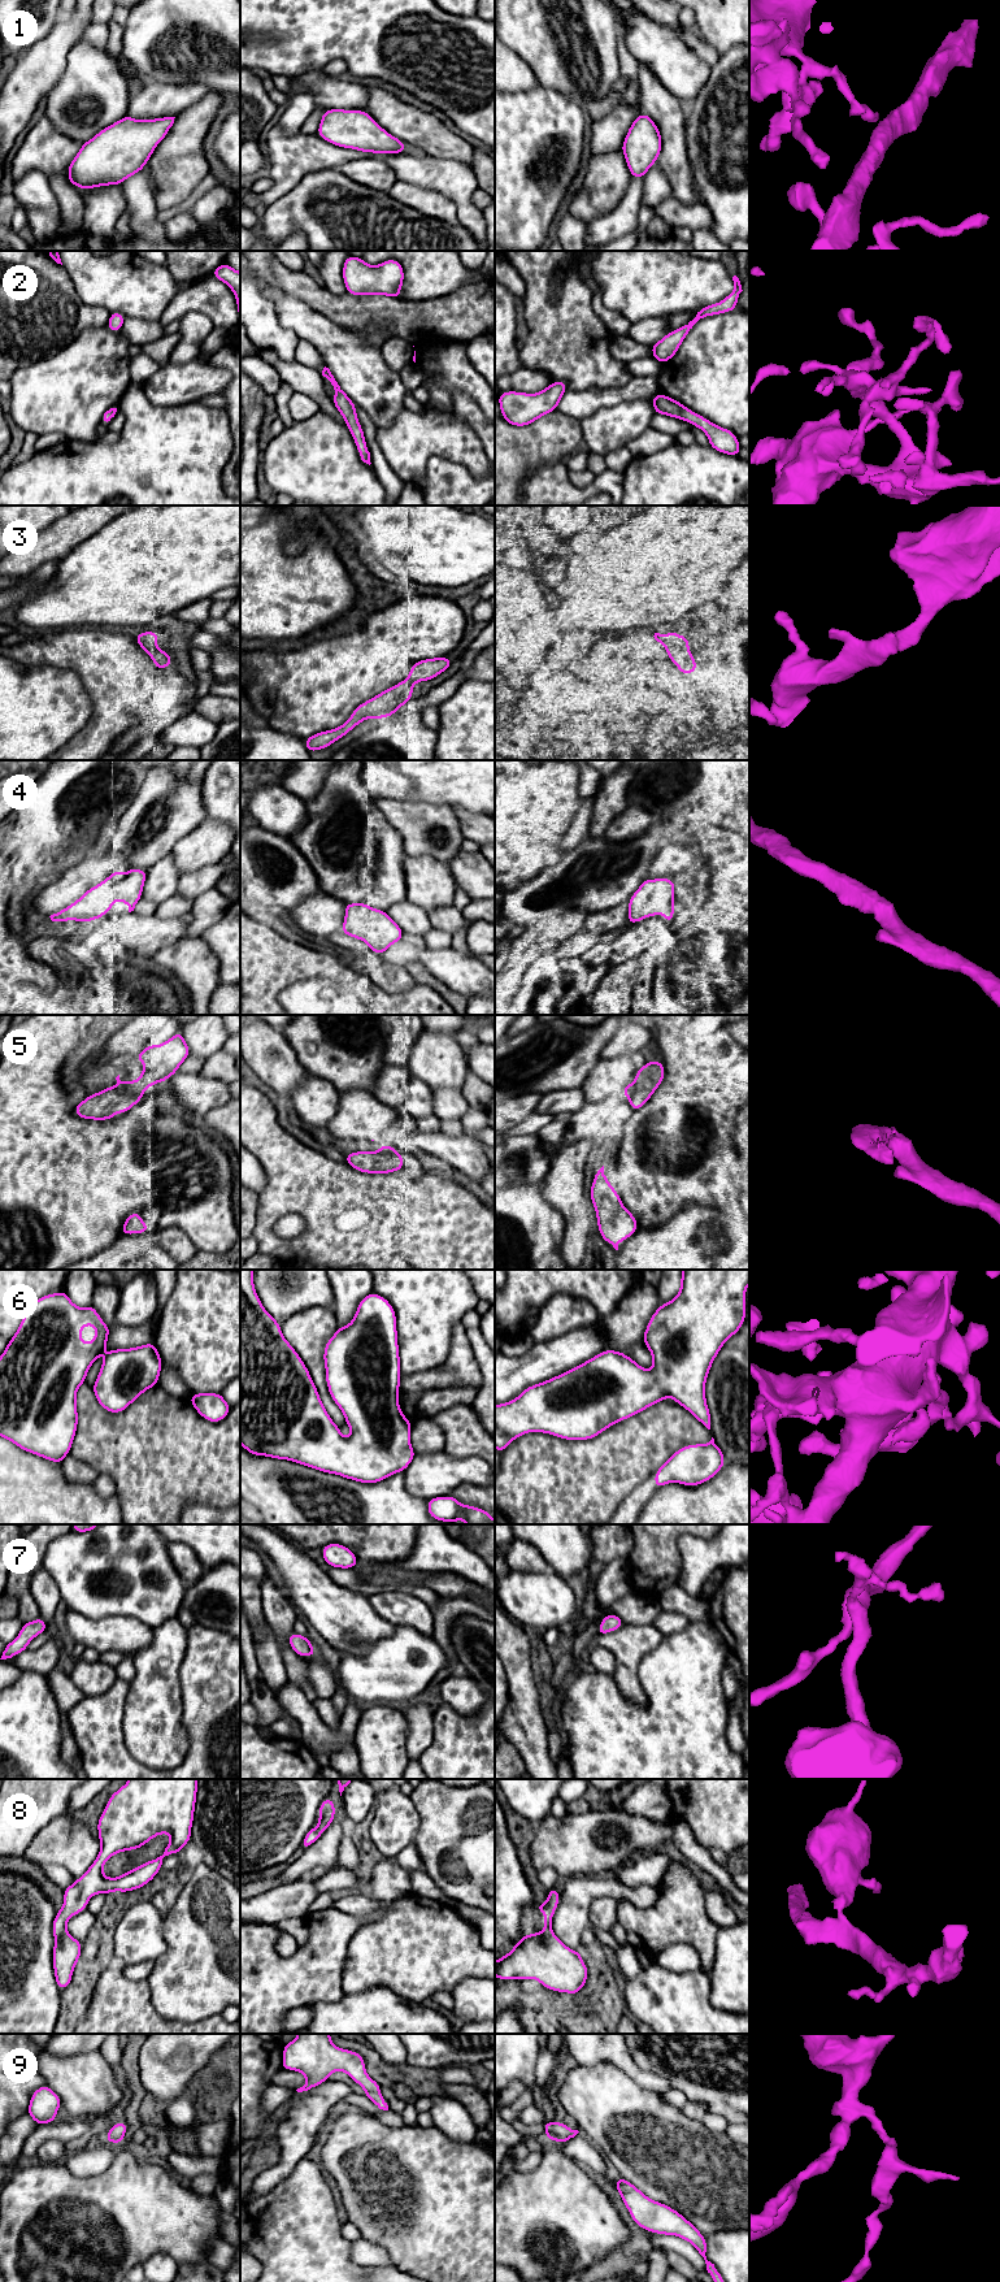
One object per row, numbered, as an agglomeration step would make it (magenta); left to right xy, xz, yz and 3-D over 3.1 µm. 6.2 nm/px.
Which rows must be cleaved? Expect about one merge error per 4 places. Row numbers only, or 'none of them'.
5

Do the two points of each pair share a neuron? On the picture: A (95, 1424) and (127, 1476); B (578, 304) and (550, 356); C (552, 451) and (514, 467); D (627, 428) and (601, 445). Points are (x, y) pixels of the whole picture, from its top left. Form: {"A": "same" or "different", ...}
{"A": "same", "B": "same", "C": "same", "D": "same"}

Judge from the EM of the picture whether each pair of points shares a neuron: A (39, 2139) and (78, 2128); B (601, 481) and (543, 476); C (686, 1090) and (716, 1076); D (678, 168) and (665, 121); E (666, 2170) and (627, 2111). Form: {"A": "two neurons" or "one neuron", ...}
{"A": "one neuron", "B": "one neuron", "C": "one neuron", "D": "one neuron", "E": "one neuron"}

